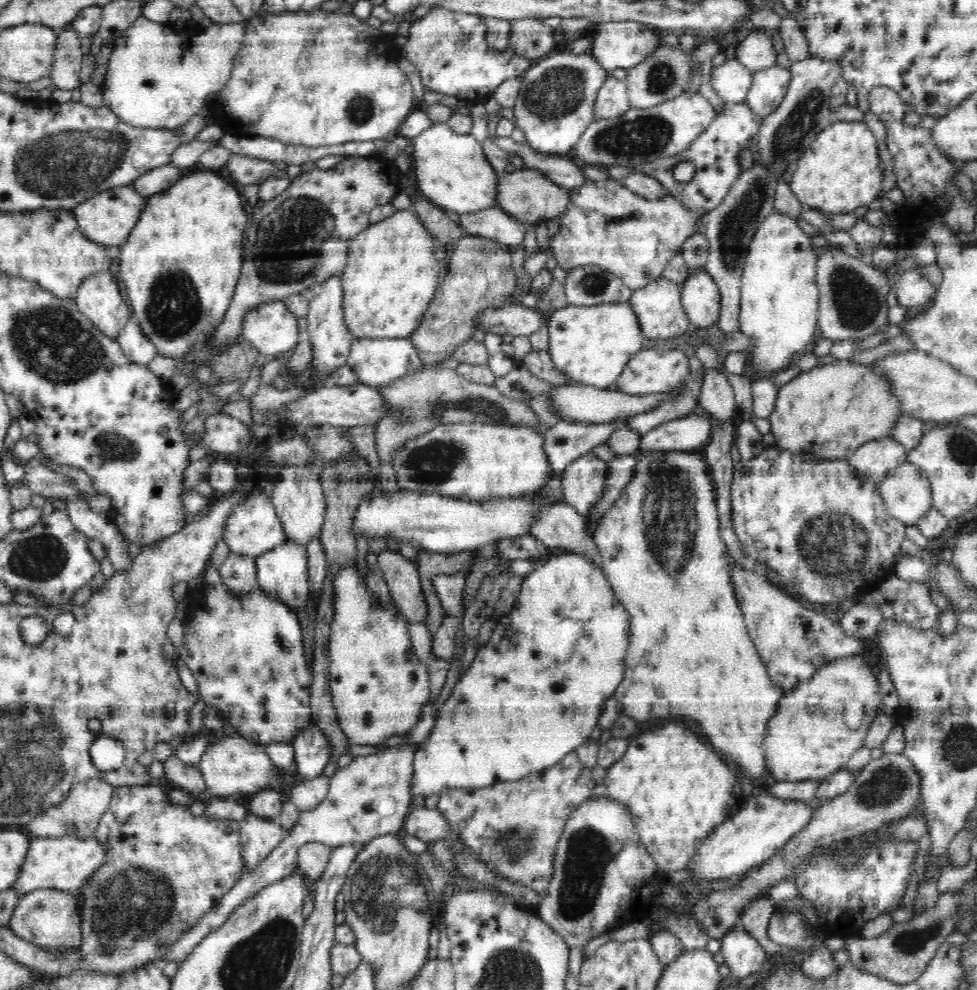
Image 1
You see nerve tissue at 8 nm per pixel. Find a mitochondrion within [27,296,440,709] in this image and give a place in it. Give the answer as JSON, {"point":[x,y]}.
{"point":[112,446]}

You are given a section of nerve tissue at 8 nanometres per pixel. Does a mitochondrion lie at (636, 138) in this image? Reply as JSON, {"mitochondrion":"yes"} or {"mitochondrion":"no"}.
{"mitochondrion":"yes"}

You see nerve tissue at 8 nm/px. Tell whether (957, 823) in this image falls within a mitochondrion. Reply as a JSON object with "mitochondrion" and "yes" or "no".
{"mitochondrion":"no"}

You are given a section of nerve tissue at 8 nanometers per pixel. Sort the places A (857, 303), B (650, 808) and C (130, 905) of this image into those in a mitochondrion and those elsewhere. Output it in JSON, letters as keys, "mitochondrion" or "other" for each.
{"A":"mitochondrion","B":"other","C":"mitochondrion"}

